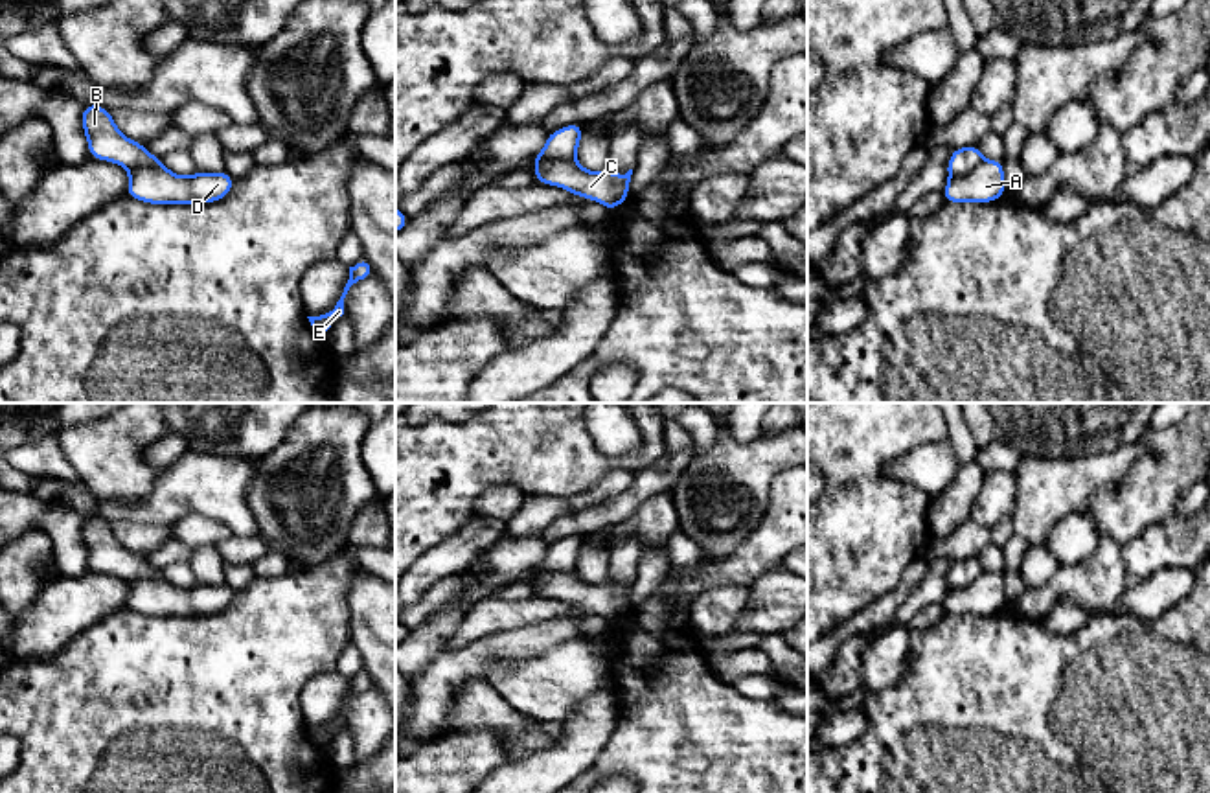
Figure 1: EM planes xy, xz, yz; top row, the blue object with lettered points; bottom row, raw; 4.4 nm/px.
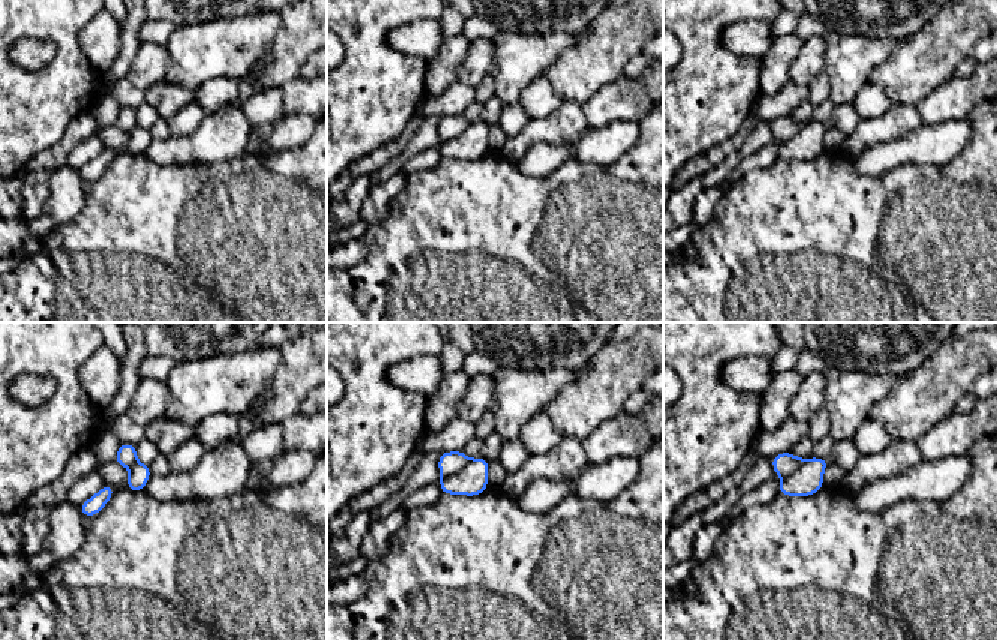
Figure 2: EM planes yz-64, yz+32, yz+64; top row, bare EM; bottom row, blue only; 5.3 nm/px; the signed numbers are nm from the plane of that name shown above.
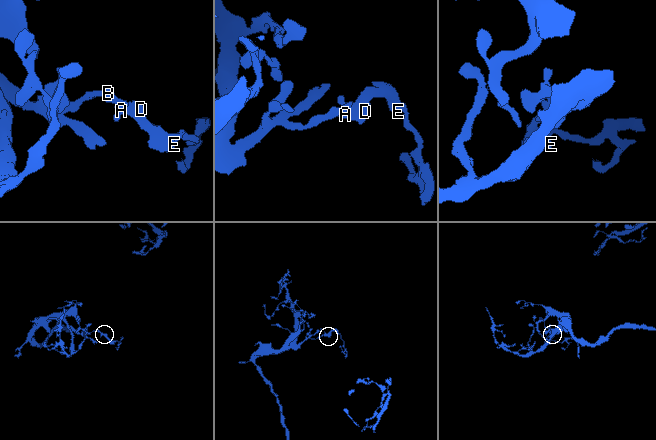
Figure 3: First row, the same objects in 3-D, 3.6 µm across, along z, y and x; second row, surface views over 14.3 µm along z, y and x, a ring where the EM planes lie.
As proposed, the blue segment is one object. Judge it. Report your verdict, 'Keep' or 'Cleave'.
Cleave

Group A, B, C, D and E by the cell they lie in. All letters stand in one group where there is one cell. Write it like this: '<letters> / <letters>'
A C D E / B

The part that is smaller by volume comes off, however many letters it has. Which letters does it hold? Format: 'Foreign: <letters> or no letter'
Foreign: A, C, D, E

